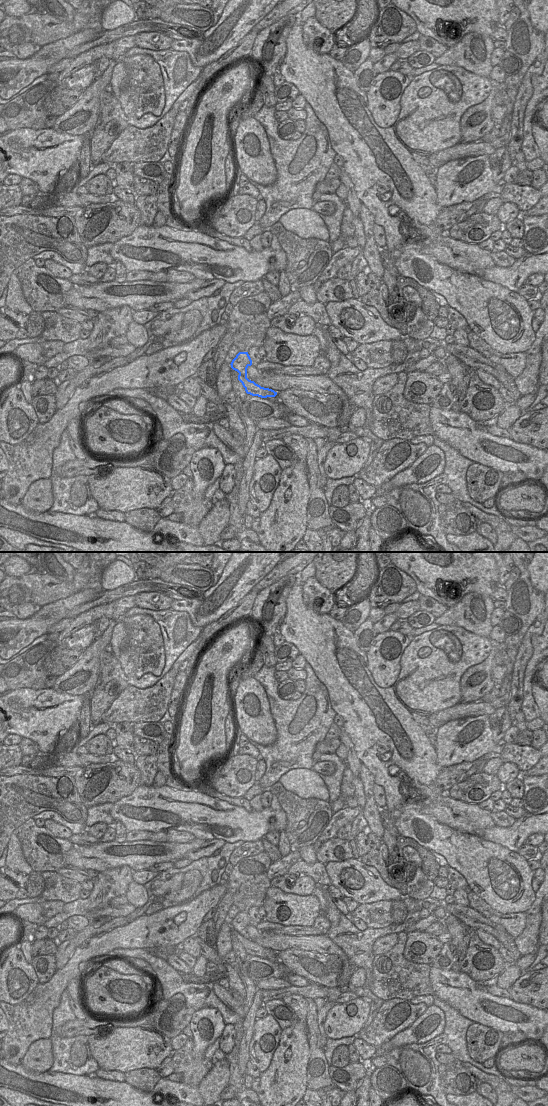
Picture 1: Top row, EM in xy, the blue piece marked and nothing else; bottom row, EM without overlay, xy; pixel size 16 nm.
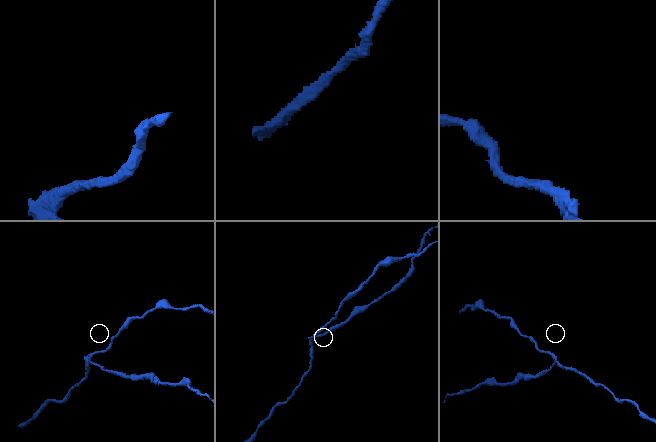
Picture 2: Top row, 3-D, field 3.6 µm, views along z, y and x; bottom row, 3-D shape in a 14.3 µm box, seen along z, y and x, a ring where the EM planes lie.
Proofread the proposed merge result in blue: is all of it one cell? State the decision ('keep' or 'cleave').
cleave

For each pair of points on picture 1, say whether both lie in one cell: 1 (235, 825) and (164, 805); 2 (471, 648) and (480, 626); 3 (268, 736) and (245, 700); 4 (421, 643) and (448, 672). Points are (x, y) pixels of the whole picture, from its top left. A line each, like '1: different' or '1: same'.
1: same
2: different
3: same
4: same

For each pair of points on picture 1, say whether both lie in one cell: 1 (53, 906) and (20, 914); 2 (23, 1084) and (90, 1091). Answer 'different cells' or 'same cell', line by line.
1: same cell
2: same cell

